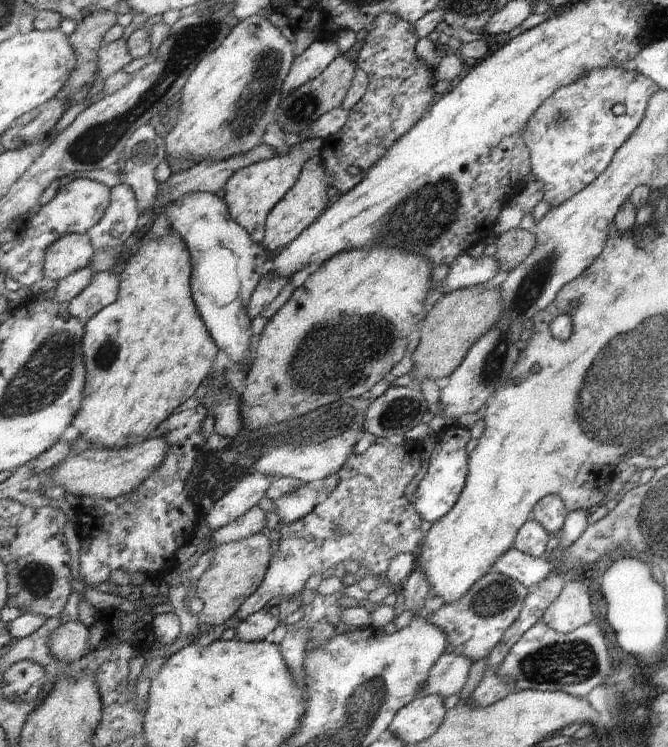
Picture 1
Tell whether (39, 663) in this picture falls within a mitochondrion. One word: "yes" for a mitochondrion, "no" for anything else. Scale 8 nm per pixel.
no

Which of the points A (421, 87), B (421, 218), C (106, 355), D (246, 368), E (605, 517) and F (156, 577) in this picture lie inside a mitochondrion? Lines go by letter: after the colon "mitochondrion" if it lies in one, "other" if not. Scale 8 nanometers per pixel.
A: other
B: mitochondrion
C: mitochondrion
D: other
E: other
F: other

